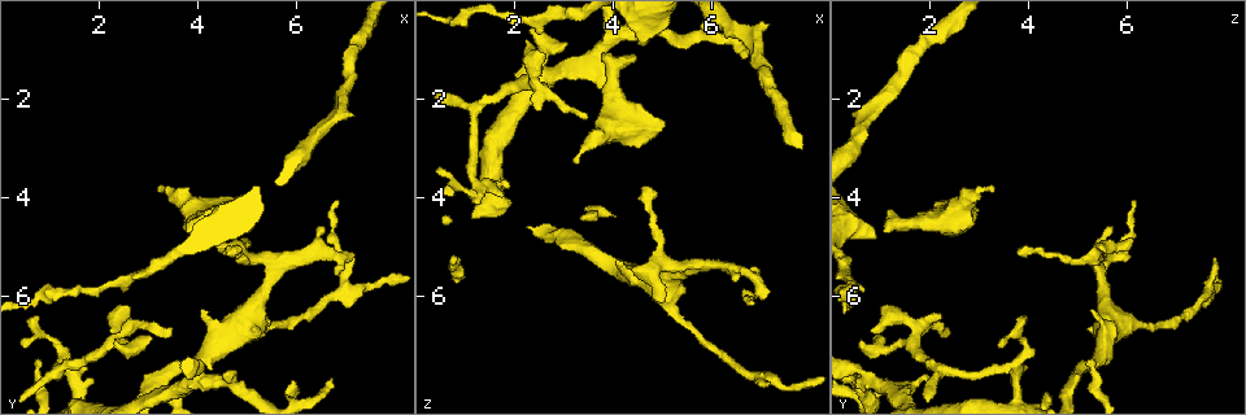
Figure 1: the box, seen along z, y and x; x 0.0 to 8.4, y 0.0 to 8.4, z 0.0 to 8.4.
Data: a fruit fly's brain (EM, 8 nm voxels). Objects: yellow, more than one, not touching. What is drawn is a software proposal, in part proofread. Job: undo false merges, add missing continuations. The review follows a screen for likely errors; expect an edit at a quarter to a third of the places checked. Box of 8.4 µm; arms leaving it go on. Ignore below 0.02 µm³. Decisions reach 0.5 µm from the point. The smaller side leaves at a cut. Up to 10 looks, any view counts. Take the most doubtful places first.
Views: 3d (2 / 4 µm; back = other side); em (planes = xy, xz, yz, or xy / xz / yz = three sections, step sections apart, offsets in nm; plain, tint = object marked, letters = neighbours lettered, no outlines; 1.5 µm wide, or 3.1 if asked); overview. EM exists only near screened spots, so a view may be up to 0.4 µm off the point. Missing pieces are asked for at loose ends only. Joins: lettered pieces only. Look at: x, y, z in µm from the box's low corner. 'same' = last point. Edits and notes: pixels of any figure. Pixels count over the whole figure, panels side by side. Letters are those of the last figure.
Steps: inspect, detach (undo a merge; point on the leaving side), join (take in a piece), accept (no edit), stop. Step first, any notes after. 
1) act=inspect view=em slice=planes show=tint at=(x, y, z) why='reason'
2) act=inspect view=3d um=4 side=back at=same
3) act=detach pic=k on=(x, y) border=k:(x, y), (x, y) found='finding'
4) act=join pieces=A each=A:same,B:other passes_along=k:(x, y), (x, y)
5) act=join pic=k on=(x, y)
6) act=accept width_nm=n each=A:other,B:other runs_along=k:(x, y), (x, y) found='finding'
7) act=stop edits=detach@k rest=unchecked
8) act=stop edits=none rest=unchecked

act=inspect view=em slice=planes show=letters at=(2.30, 6.85, 0.60) why='branch stops here'

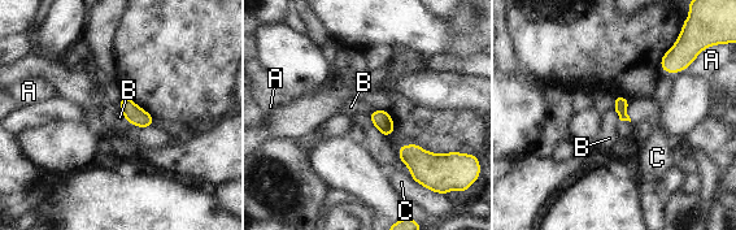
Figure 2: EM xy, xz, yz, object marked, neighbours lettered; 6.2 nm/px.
act=accept longest_contact=A:160nm each=A:other,B:other,C:other found='none of them fits'

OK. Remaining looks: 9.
act=inspect view=em slice=xz step=8 show=tint at=(6.75, 7.65, 1.10) why='an open end'

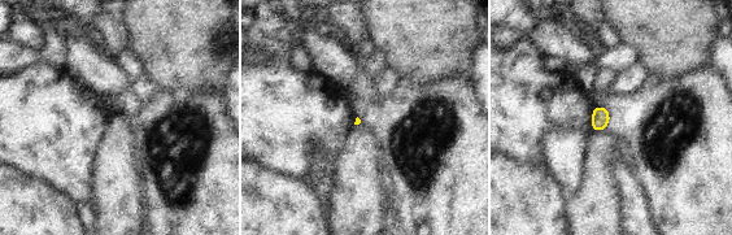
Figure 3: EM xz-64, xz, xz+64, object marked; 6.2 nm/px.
act=inspect view=em slice=yz step=8 show=letters at=same

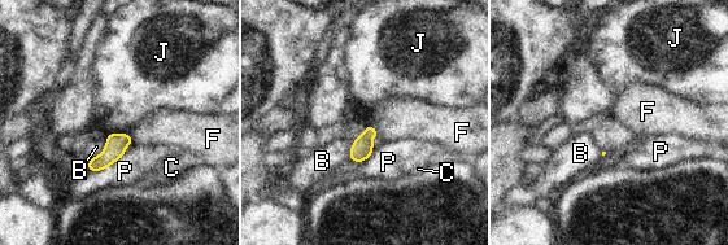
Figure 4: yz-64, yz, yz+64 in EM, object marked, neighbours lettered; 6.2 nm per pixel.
act=accept width_nm=110 each=B:other,C:other,F:other,J:other,P:other border=4:(369, 125), (375, 128), (378, 135) found='none of them fits'

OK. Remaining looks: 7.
act=inspect view=em slice=yz step=4 show=tint at=(3.15, 3.90, 3.25) why='thick end'

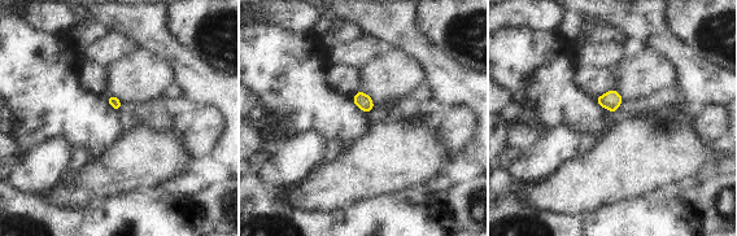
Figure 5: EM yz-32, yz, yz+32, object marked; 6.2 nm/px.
act=inspect view=em slice=planes show=letters at=same

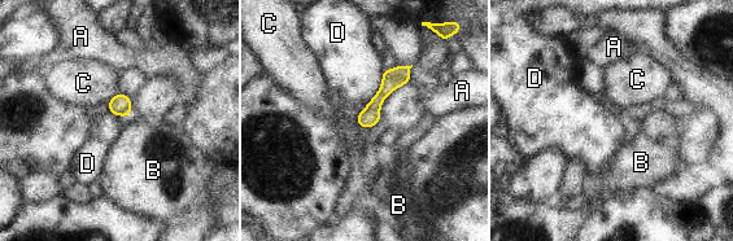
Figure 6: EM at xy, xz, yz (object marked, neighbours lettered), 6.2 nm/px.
act=accept each=A:other,B:other,C:other,D:other border=6:(383, 69), (379, 91), (360, 112) found='none of them fits'

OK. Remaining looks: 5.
act=inspect view=3d um=4 at=(2.55, 6.35, 2.20) why='branch stops here'

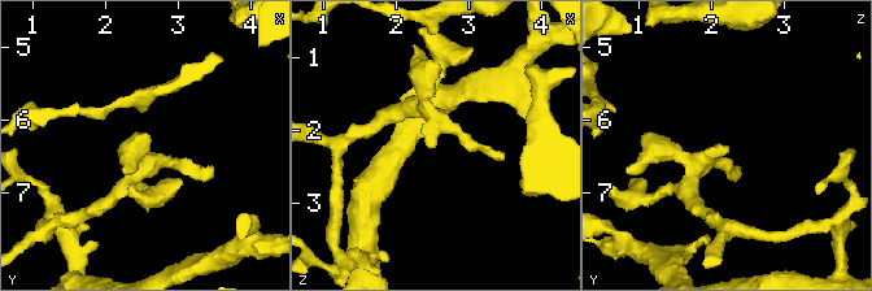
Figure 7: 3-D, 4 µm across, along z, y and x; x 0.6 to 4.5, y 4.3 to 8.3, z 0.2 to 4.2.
act=inspect view=em slice=xz step=8 show=tint at=(2.55, 6.35, 2.20) why='need the tissue'

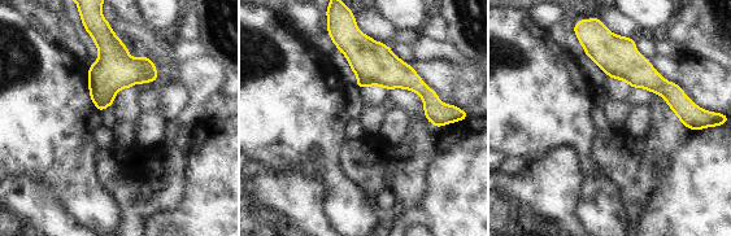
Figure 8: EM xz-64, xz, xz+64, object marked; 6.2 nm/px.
act=inspect view=em slice=planes show=letters at=same

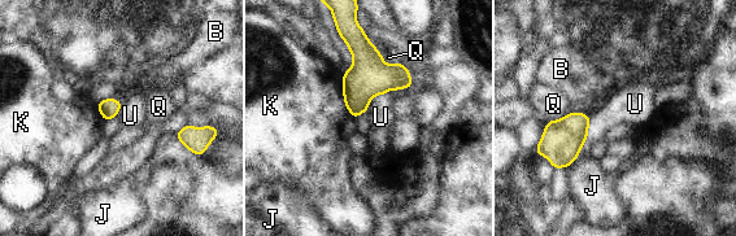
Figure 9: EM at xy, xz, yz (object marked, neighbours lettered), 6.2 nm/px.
act=accept longest_contact=U:300nm each=B:other,J:other,K:other,Q:other,U:other border=9:(591, 117), (588, 136), (573, 161) found='none of them fits'

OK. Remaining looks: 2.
act=stop edits=none rest=unchecked

